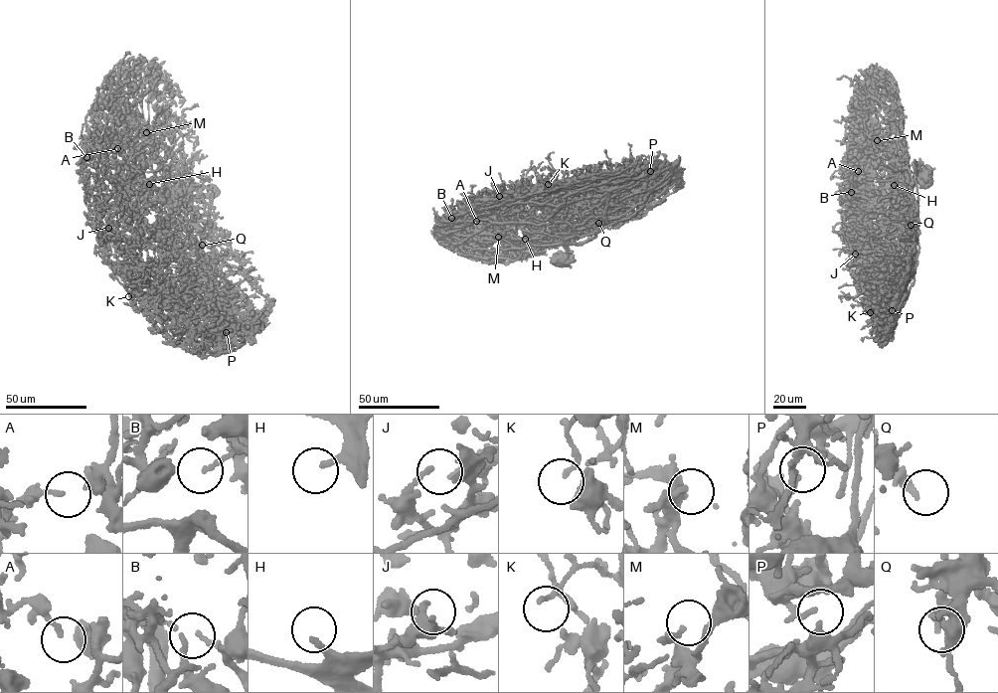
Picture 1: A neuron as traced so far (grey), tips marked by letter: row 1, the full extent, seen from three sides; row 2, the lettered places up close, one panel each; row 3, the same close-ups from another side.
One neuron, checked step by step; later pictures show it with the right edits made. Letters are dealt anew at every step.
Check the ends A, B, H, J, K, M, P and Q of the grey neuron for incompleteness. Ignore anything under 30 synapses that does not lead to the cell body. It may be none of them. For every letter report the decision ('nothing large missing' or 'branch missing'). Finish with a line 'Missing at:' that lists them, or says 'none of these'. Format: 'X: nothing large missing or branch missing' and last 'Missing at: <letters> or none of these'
A: nothing large missing
B: nothing large missing
H: branch missing
J: nothing large missing
K: nothing large missing
M: nothing large missing
P: nothing large missing
Q: nothing large missing
Missing at: H

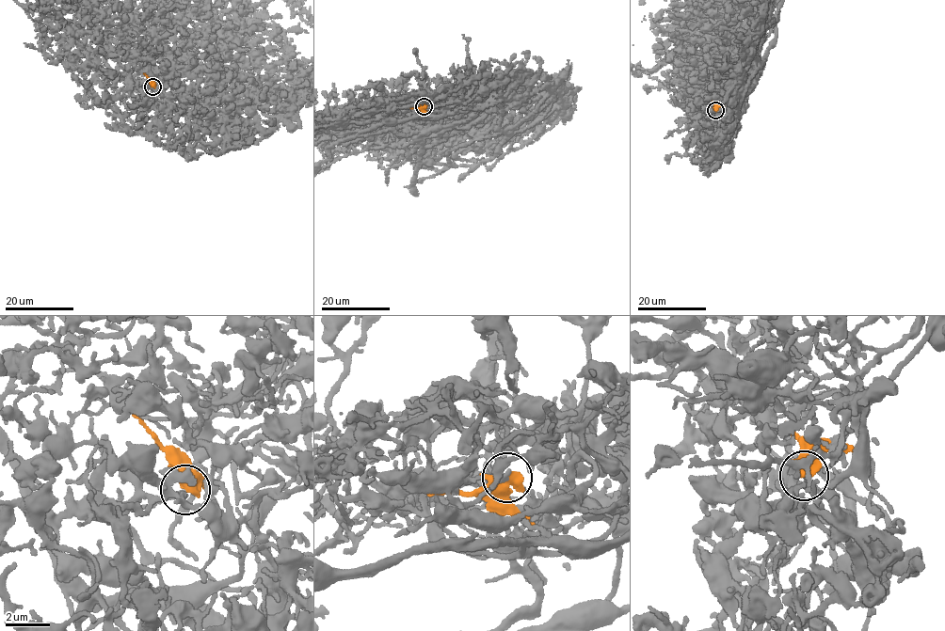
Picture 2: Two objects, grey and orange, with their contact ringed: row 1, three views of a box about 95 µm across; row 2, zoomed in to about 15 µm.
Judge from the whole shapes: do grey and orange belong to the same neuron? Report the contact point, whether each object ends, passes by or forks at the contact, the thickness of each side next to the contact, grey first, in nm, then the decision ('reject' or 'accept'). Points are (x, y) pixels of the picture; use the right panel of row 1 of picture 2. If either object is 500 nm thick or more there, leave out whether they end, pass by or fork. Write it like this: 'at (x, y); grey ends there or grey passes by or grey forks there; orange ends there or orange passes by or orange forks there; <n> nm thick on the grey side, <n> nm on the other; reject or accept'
at (715, 110); grey passes by; orange passes by; 140 nm thick on the grey side, 400 nm on the other; reject

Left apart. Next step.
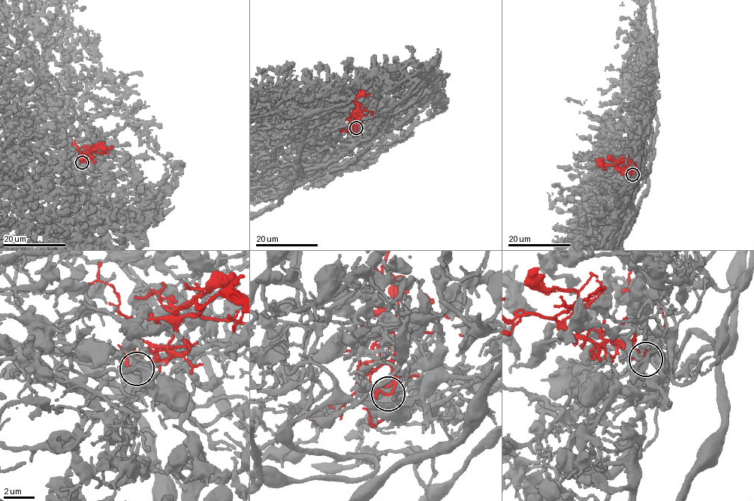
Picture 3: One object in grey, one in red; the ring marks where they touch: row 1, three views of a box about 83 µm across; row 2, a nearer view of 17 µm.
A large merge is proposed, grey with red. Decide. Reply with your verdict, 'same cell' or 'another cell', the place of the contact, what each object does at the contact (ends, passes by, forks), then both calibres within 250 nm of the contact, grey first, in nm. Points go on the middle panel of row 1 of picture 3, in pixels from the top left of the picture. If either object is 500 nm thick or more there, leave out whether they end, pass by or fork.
another cell | (356, 128) | 550/170 nm

